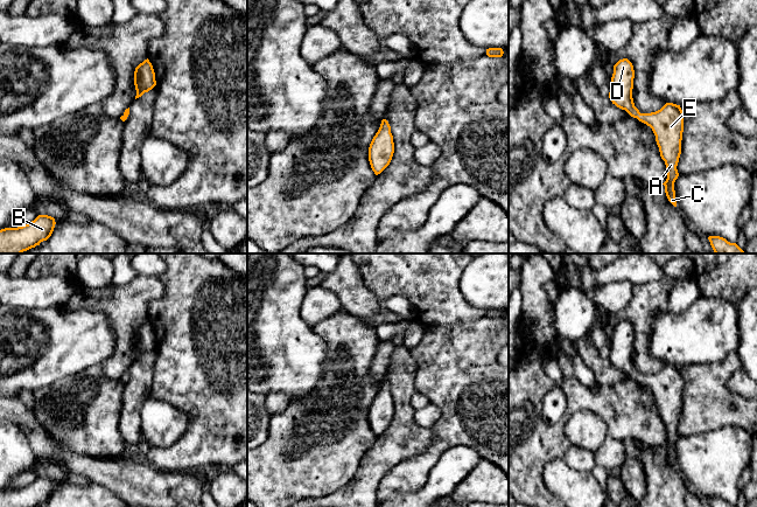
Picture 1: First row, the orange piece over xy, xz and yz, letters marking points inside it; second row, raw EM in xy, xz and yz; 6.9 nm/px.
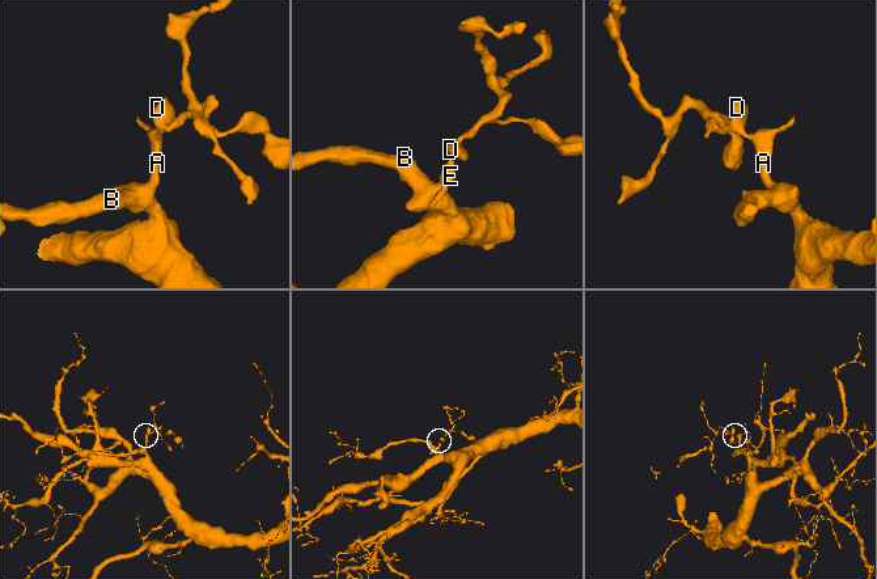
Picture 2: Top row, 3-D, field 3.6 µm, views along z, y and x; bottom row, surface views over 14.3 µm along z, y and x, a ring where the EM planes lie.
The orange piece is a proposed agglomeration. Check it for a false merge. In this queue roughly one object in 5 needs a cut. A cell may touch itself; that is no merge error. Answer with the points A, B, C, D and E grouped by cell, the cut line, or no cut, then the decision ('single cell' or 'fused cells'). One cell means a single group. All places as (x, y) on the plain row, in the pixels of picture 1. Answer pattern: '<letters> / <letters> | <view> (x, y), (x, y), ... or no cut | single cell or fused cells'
A B C D E | no cut | single cell

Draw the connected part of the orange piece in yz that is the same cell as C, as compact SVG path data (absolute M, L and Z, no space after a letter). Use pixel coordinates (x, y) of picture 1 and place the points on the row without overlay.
M628 320L614 327L609 360L617 369L625 371L631 378L650 388L656 397L660 418L667 430L667 440L663 445L668 463L677 468L674 444L679 438L677 428L681 416L684 394L684 374L680 367L666 364L660 371L640 375L632 360L635 332Z

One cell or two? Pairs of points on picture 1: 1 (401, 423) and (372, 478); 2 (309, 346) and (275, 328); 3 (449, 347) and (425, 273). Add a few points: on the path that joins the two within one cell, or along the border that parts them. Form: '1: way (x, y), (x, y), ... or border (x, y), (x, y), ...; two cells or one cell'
1: way (401, 437), (376, 464); one cell
2: way (301, 346), (293, 346), (284, 337); one cell
3: border (468, 325), (430, 325), (427, 327); two cells

